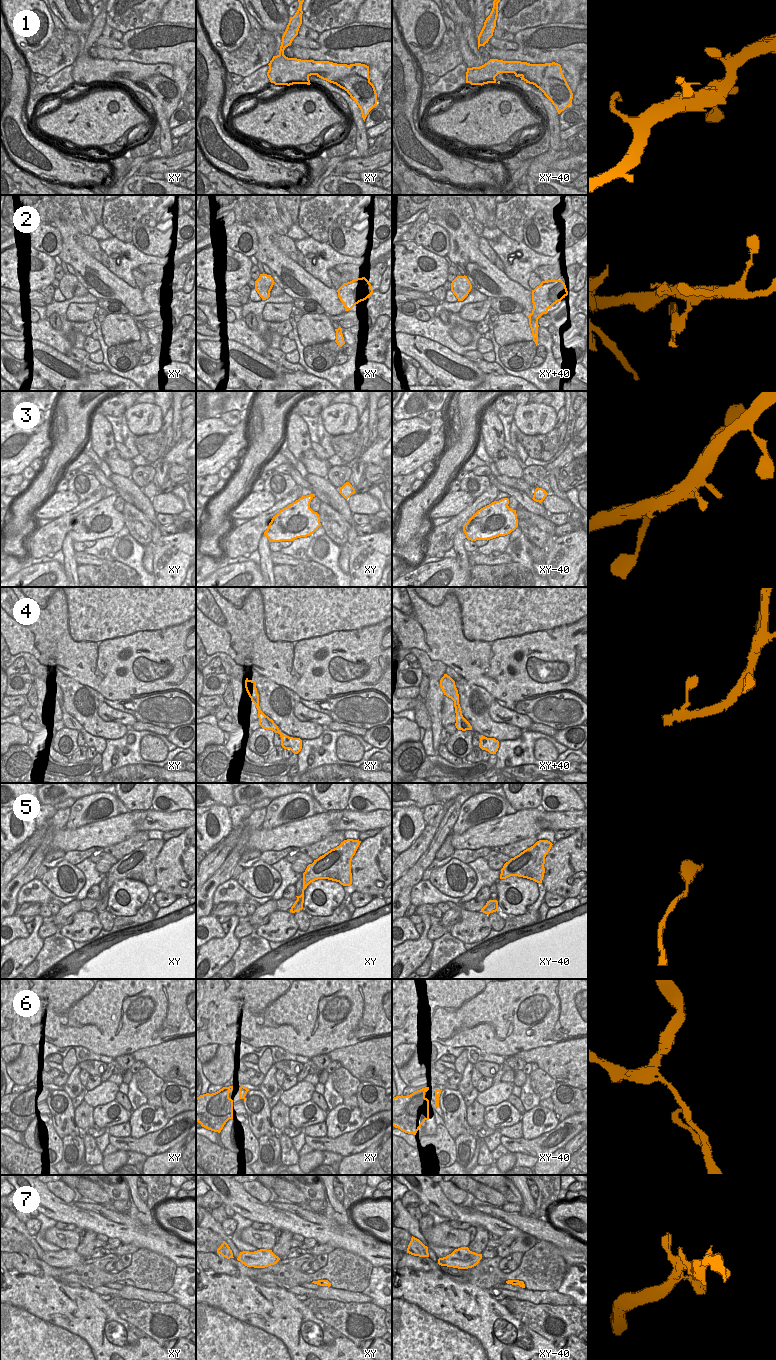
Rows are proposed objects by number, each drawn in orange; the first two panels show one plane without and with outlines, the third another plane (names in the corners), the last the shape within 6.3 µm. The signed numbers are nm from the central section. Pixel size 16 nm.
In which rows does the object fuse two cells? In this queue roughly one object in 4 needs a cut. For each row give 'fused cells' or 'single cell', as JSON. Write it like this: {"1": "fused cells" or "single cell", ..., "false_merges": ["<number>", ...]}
{"1": "single cell", "2": "fused cells", "3": "single cell", "4": "single cell", "5": "single cell", "6": "fused cells", "7": "single cell", "false_merges": ["2", "6"]}

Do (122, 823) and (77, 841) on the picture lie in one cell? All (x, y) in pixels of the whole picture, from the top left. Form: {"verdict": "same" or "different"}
{"verdict": "same"}

